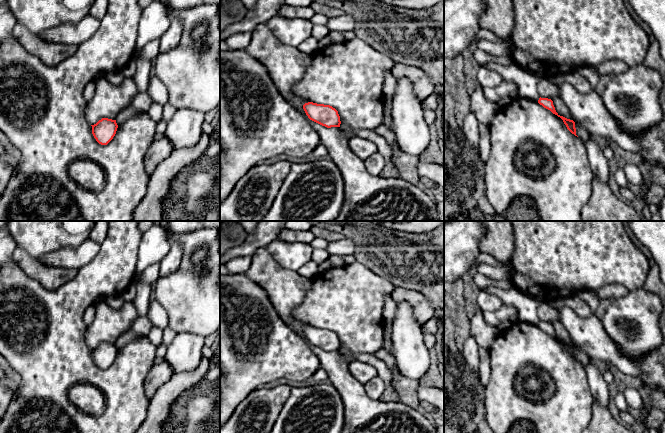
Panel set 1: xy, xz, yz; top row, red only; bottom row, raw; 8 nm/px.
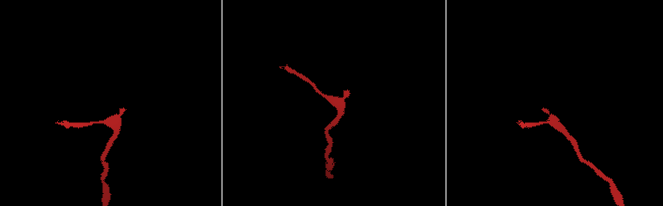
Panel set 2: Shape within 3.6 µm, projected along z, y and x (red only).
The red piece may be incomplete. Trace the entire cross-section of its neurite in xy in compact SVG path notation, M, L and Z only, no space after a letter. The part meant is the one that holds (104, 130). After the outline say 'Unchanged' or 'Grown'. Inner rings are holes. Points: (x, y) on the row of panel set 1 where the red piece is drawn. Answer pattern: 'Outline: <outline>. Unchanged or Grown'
Outline: M102 118L92 126L92 134L101 145L107 145L115 136L118 125L116 120Z. Unchanged

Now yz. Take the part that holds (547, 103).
Outline: M539 98L538 100L538 103L540 105L542 105L544 108L550 110L553 114L557 115L558 117L560 117L564 124L566 125L567 129L572 133L574 134L575 136L576 135L576 128L575 128L575 122L573 120L570 120L570 119L567 119L563 116L560 116L556 110L555 110L555 107L553 105L553 101L551 99L548 99L548 98Z. Unchanged

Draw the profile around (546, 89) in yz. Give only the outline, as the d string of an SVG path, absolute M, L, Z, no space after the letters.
M543 78L537 84L537 92L541 98L558 99L559 88L556 84L551 82L548 78Z

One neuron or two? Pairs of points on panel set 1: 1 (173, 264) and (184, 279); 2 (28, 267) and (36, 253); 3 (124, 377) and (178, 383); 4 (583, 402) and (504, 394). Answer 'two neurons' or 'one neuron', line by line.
1: two neurons
2: two neurons
3: two neurons
4: one neuron

